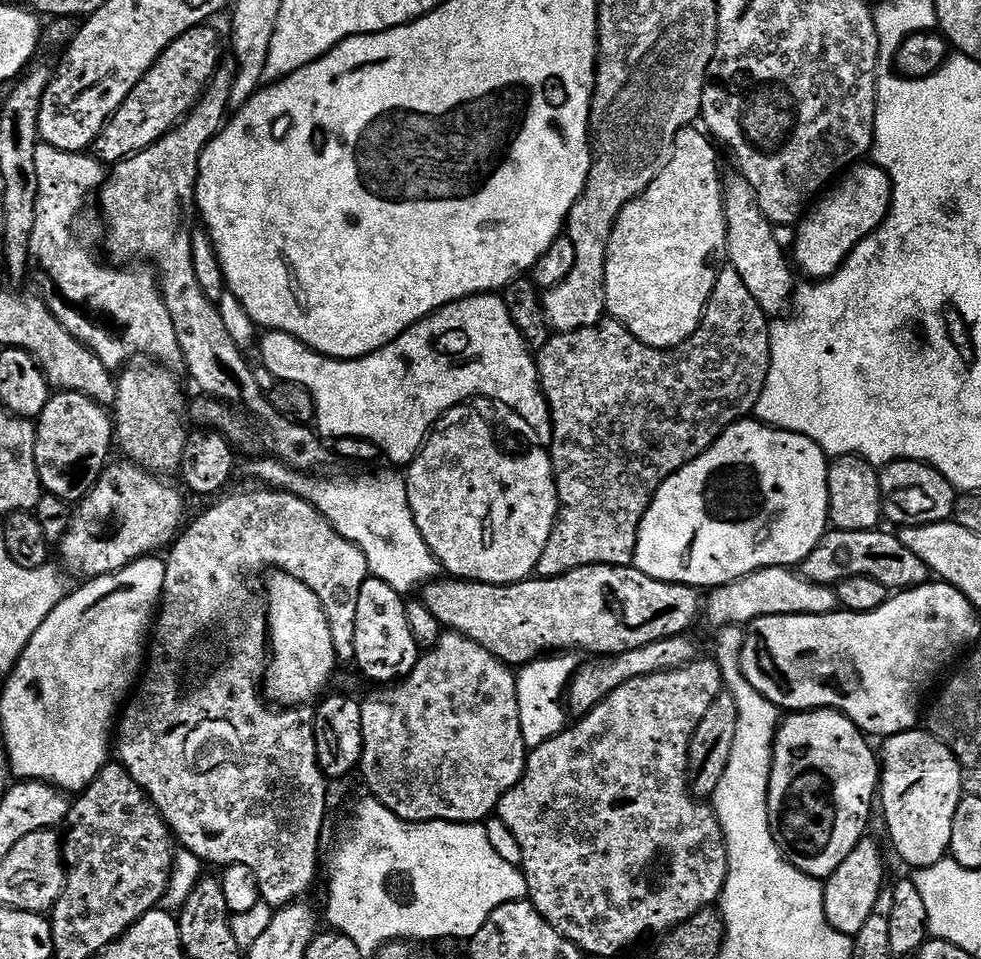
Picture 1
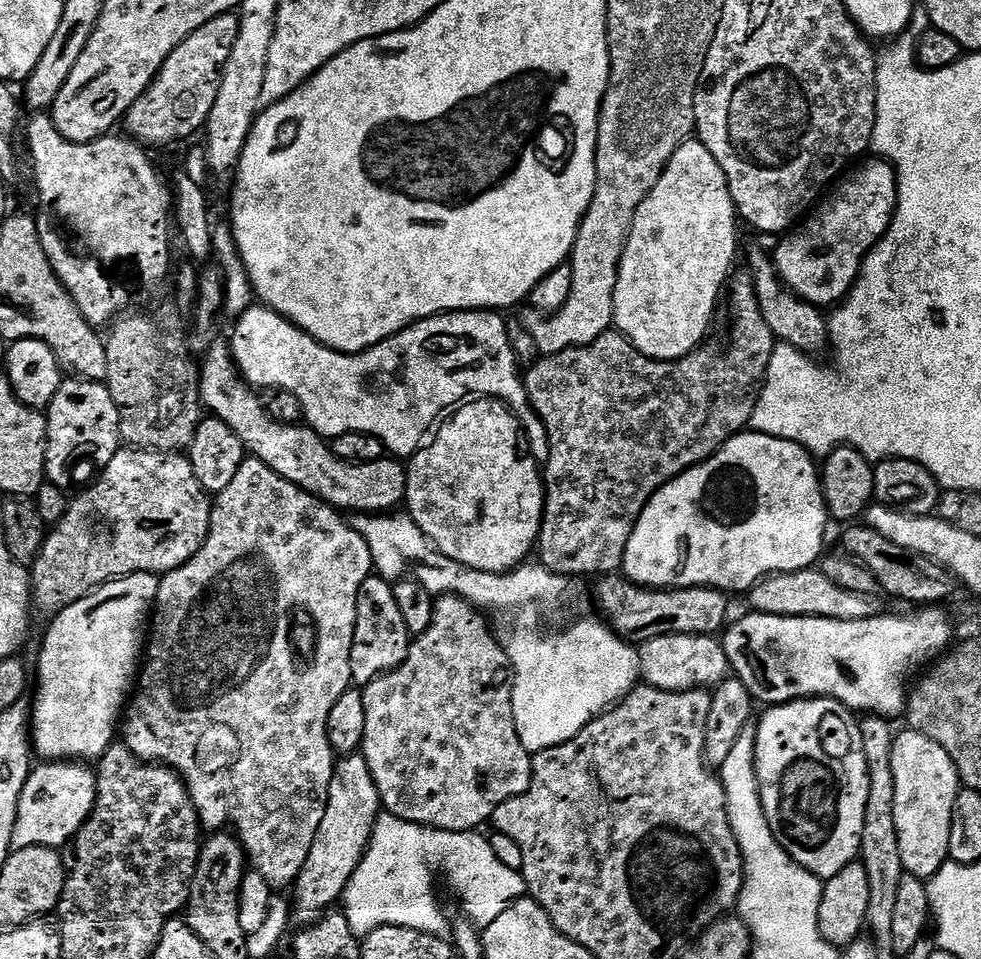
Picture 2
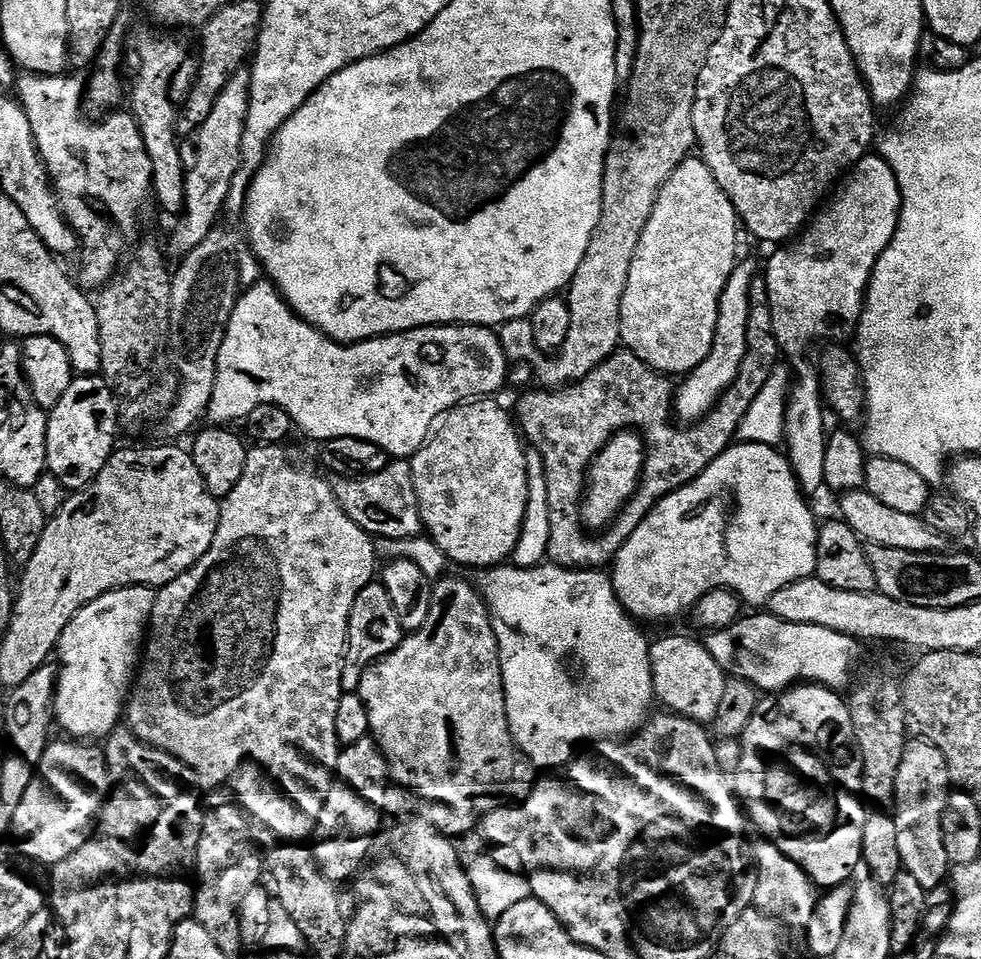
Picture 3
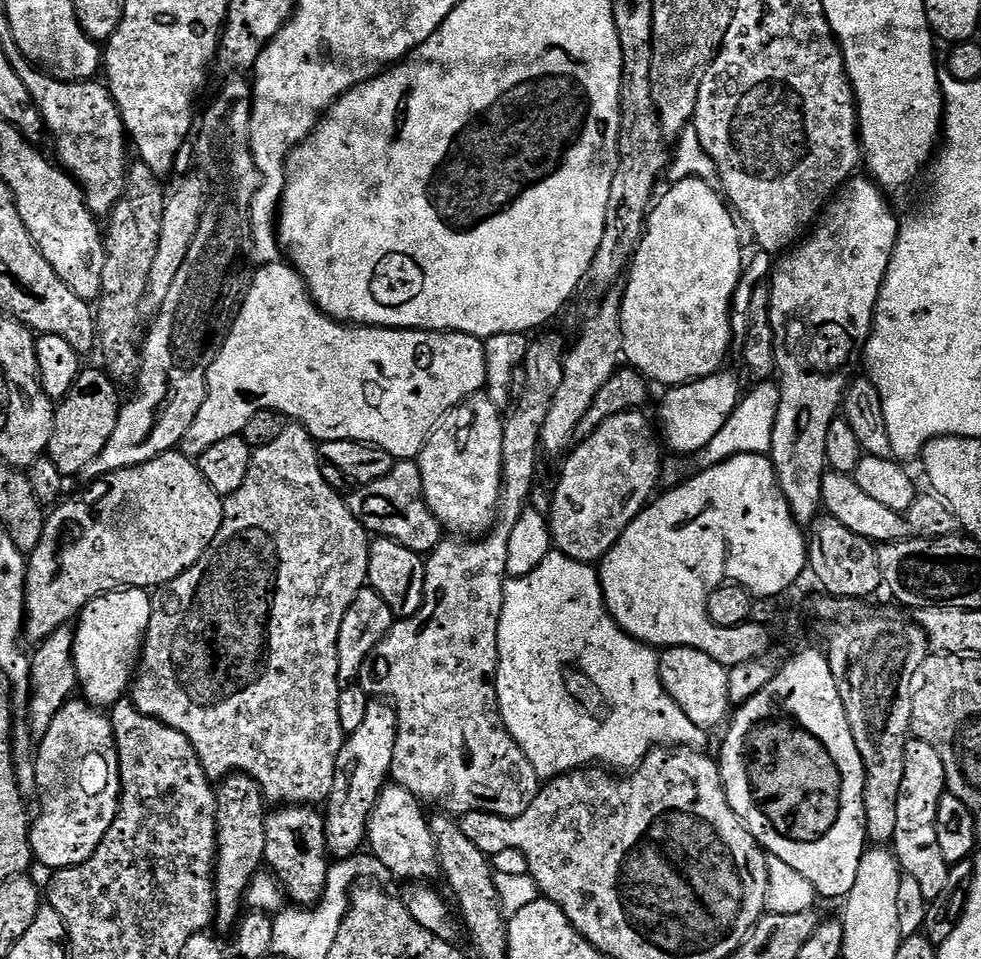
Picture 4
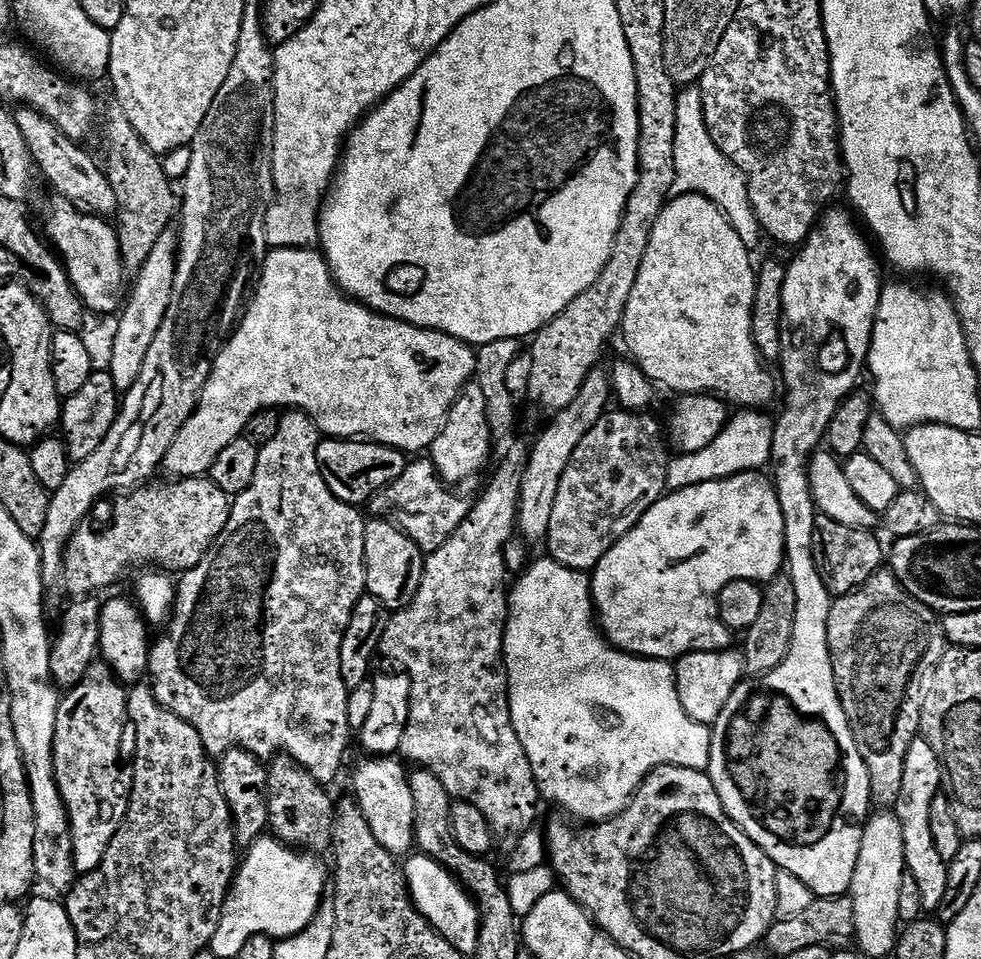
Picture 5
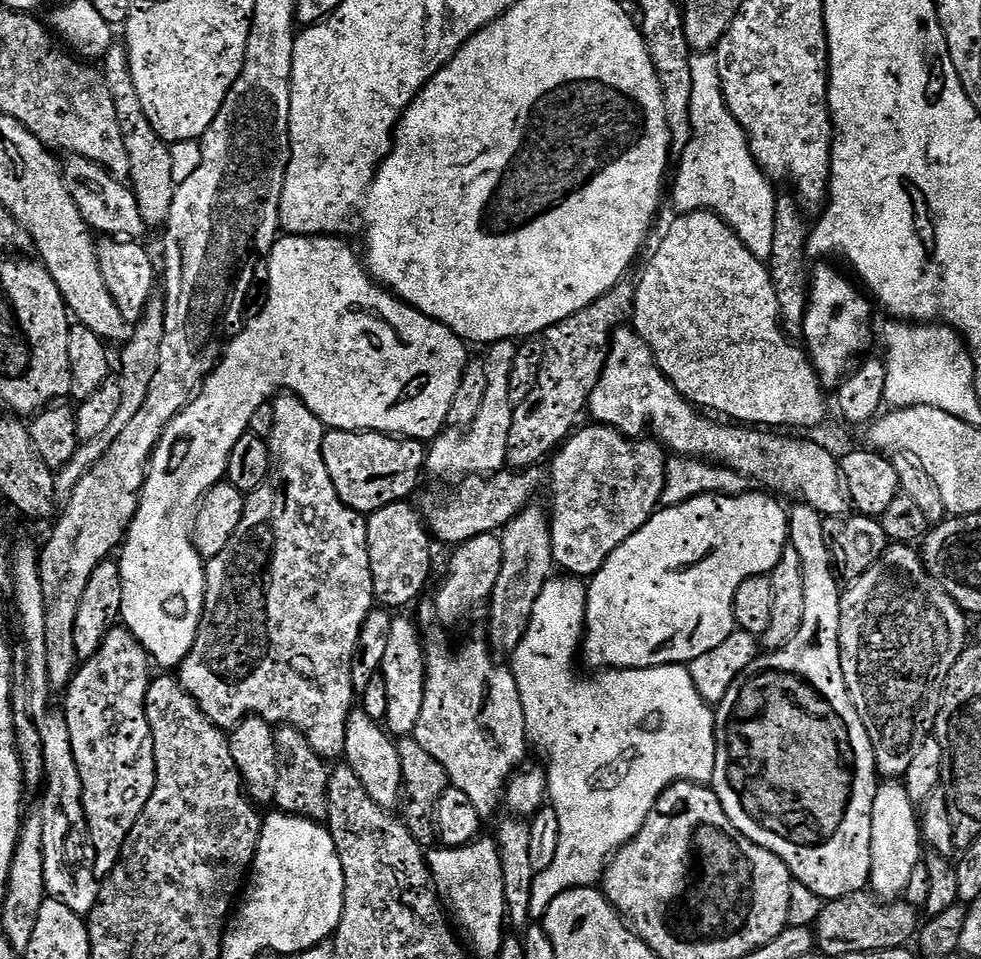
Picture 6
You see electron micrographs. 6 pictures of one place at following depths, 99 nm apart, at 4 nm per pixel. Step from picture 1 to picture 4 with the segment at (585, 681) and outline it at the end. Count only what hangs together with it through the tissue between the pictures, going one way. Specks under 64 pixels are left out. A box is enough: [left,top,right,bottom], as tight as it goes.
[659,647,730,730]

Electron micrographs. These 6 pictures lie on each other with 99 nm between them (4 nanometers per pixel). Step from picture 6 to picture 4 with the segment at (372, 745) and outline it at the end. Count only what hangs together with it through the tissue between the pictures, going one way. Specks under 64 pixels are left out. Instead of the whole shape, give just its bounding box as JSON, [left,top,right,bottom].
[368,783,441,882]

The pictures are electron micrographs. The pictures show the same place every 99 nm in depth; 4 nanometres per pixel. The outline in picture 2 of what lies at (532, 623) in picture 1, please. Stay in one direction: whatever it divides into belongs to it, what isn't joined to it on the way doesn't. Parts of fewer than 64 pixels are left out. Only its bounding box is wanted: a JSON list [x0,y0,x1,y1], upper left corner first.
[596,574,730,642]

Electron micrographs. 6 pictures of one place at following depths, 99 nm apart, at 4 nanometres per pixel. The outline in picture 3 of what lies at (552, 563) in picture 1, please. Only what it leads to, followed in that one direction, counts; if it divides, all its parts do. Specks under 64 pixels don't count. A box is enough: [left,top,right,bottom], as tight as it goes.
[514,278,782,570]

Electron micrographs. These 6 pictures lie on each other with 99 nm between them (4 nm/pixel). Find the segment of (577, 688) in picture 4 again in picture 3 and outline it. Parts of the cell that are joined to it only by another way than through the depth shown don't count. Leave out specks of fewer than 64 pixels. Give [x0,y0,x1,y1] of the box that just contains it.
[478,562,654,770]

